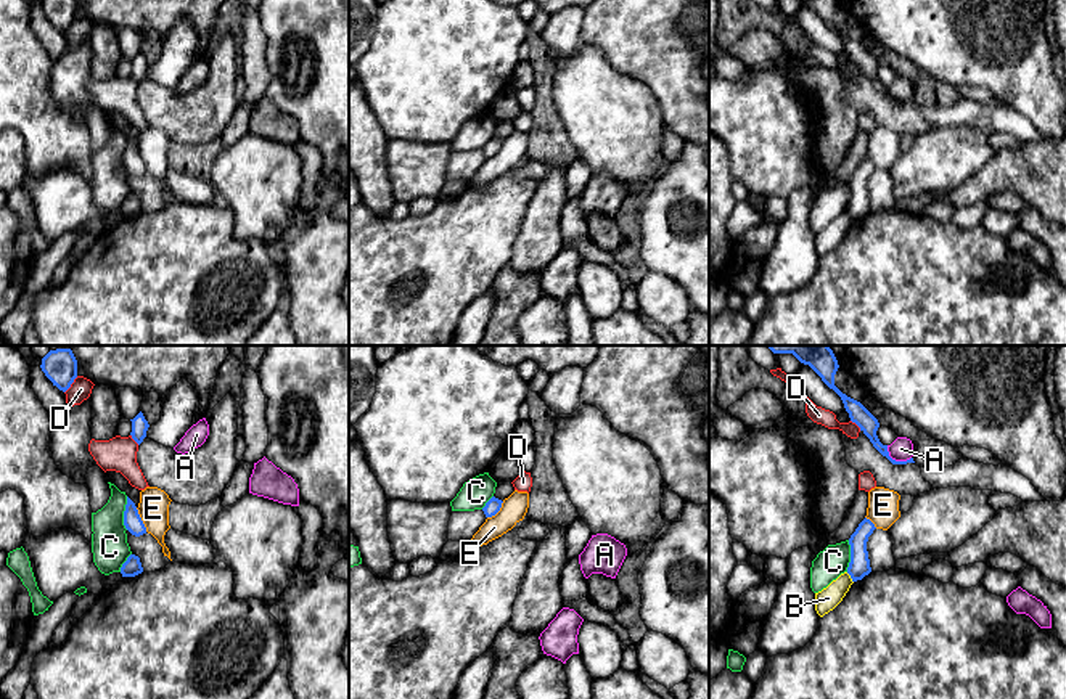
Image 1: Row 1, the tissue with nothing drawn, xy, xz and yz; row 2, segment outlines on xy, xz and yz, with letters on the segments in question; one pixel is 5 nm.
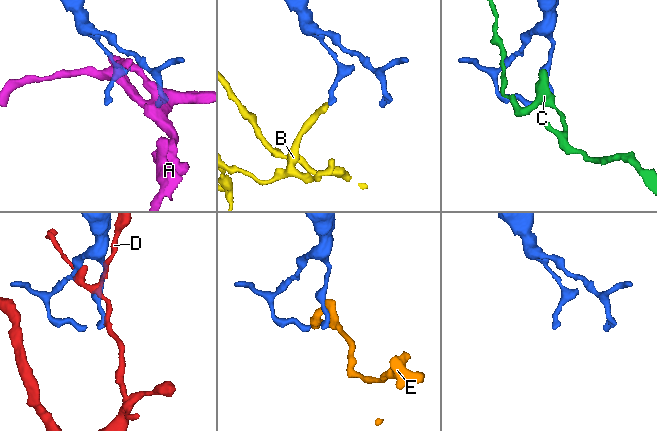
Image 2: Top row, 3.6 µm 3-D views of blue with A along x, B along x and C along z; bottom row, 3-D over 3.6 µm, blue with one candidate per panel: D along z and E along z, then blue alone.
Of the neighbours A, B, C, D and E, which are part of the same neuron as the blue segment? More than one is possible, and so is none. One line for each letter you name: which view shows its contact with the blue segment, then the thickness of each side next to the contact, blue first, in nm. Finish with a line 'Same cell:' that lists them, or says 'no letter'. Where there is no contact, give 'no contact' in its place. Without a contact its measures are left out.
Same cell: no letter

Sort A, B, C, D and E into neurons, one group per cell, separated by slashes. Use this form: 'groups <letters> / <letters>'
groups A / B / C / D / E

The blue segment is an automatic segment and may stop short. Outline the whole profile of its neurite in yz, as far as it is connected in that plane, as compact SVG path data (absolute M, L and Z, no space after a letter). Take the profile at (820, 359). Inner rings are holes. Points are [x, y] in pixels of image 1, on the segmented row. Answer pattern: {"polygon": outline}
{"polygon": "M767 345L773 354L793 354L801 363L809 365L820 378L822 381L833 389L843 400L846 411L849 413L849 418L852 423L855 423L860 431L870 439L873 447L886 456L892 464L907 464L915 463L913 458L907 461L896 461L889 456L888 445L883 445L876 435L876 431L879 427L878 419L857 400L847 397L834 386L834 374L839 368L838 360L833 354L833 350L828 345Z"}

